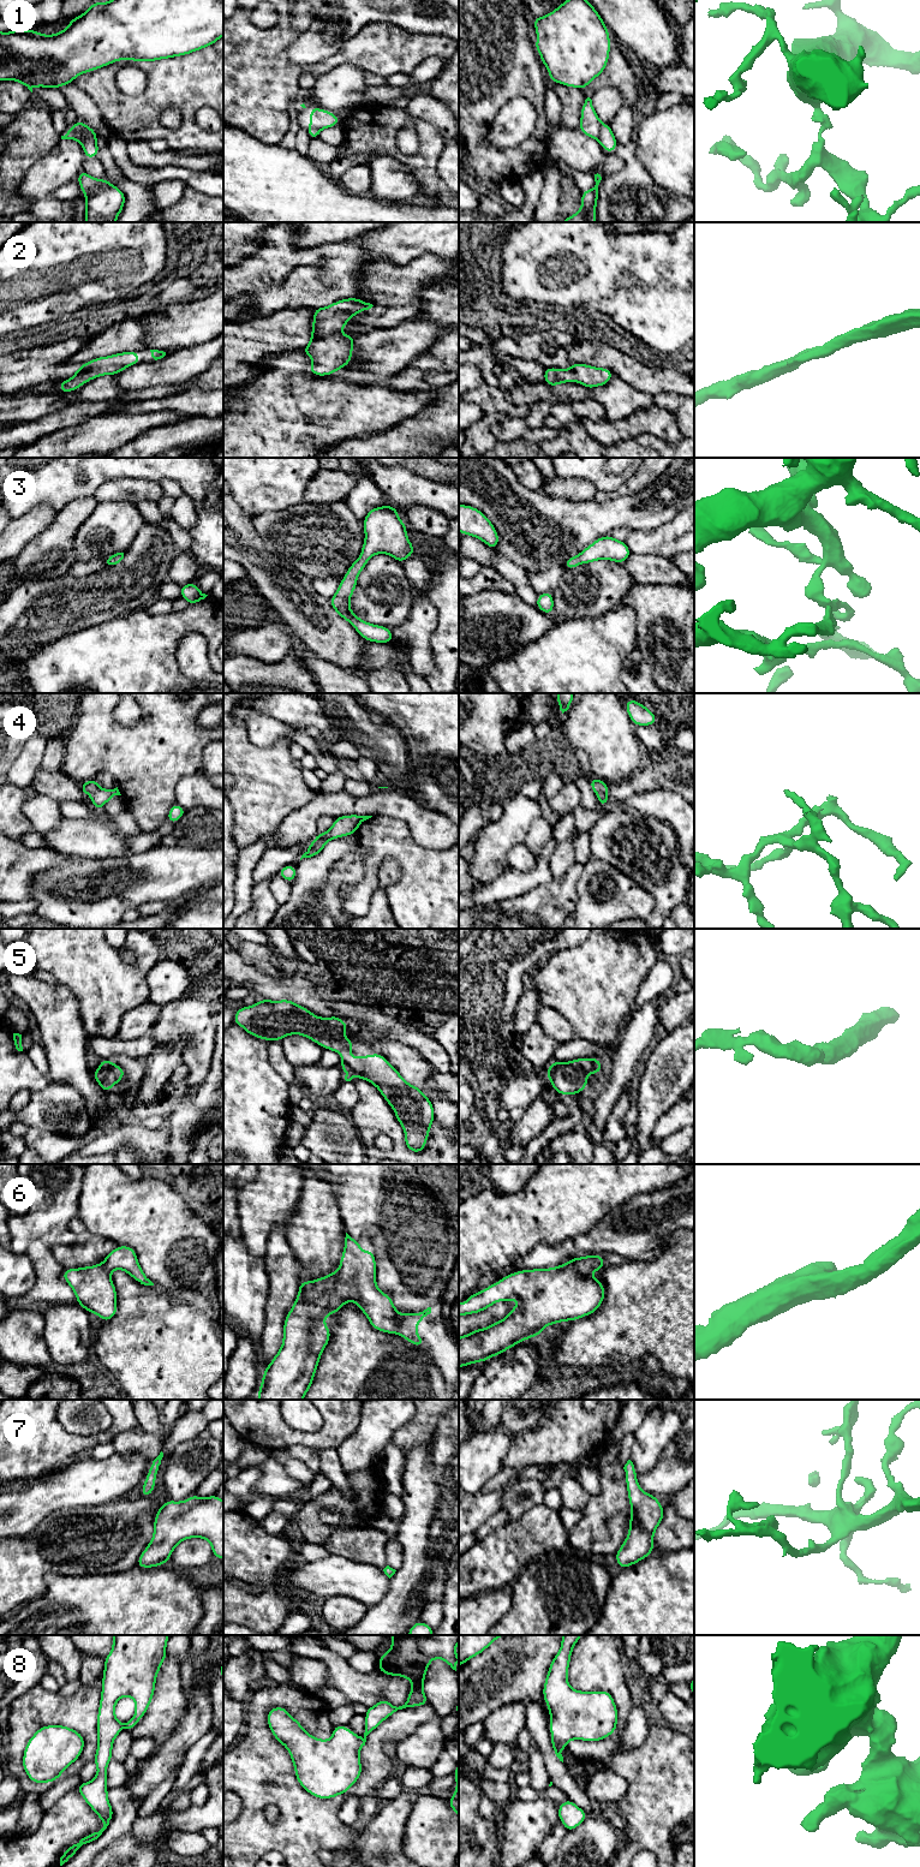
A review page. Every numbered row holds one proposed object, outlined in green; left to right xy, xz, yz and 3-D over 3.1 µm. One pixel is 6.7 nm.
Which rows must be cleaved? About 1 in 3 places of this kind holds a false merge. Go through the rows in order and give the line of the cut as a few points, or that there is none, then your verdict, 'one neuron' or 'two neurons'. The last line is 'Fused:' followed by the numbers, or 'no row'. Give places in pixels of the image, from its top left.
1: cut xy (76, 124), (83, 135), (96, 138); two neurons
2: cut none; one neuron
3: cut none; one neuron
4: cut xy (100, 788), (89, 793); two neurons
5: cut none; one neuron
6: cut none; one neuron
7: cut none; one neuron
8: cut none; one neuron
Fused: 1, 4

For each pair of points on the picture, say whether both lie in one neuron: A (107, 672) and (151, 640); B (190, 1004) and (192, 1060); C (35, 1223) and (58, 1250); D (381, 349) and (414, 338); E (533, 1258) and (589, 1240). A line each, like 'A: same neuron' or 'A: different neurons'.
A: same neuron
B: same neuron
C: different neurons
D: same neuron
E: same neuron

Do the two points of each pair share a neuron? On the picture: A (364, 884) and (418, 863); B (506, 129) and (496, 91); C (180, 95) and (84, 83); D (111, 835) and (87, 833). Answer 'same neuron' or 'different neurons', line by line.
A: same neuron
B: different neurons
C: same neuron
D: same neuron

